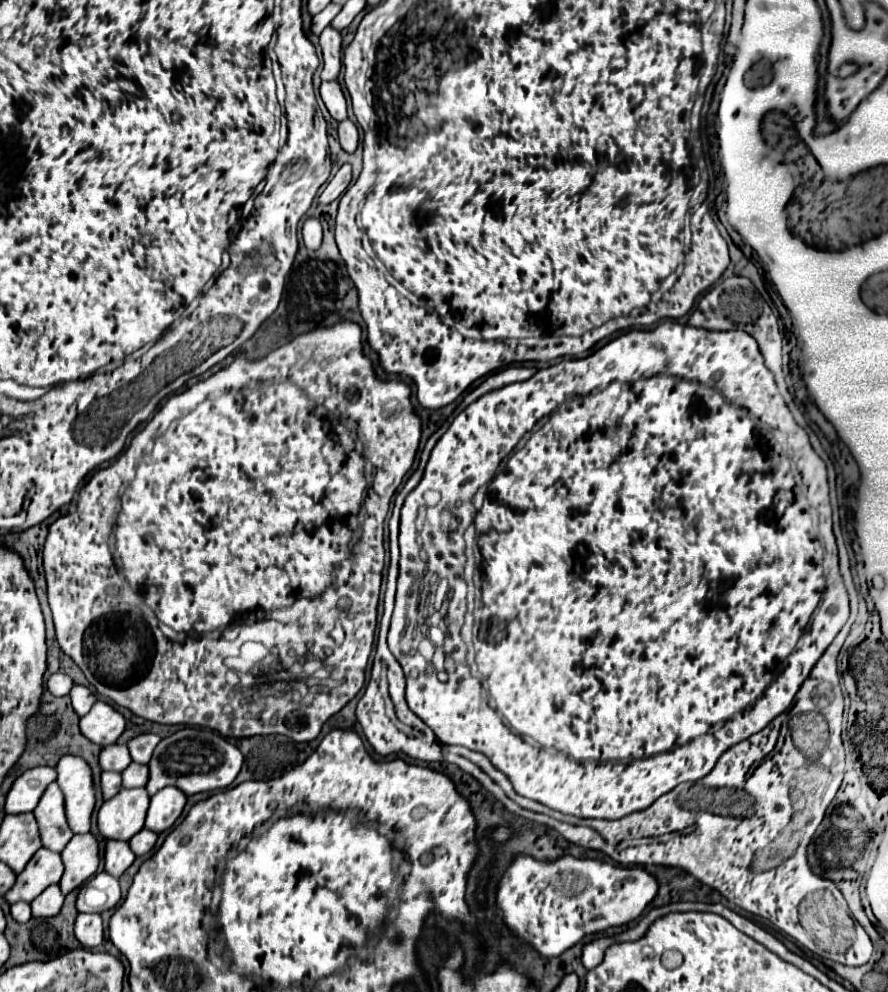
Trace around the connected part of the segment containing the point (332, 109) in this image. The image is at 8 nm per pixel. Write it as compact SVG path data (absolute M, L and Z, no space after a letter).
M330 80L330 82L322 82L320 86L320 96L328 108L328 112L332 114L334 120L342 122L348 118L348 106L346 106L346 98L344 92L338 84L338 80Z

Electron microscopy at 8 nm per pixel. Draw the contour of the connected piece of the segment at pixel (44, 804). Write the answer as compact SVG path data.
M56 782L46 788L44 798L38 802L34 816L38 818L42 846L54 852L62 852L66 844L72 840L74 832L68 828L66 814L64 814L64 794Z

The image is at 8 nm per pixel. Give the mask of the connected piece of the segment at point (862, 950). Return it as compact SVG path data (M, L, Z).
M856 924L856 940L844 954L830 954L830 960L846 964L846 966L862 966L872 956L872 942L868 934L862 930L862 926Z

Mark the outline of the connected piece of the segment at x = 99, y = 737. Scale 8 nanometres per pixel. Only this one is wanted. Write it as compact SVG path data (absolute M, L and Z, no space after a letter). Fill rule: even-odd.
M98 700L92 706L92 710L80 720L80 730L90 742L100 746L110 746L126 730L126 720L110 704Z

